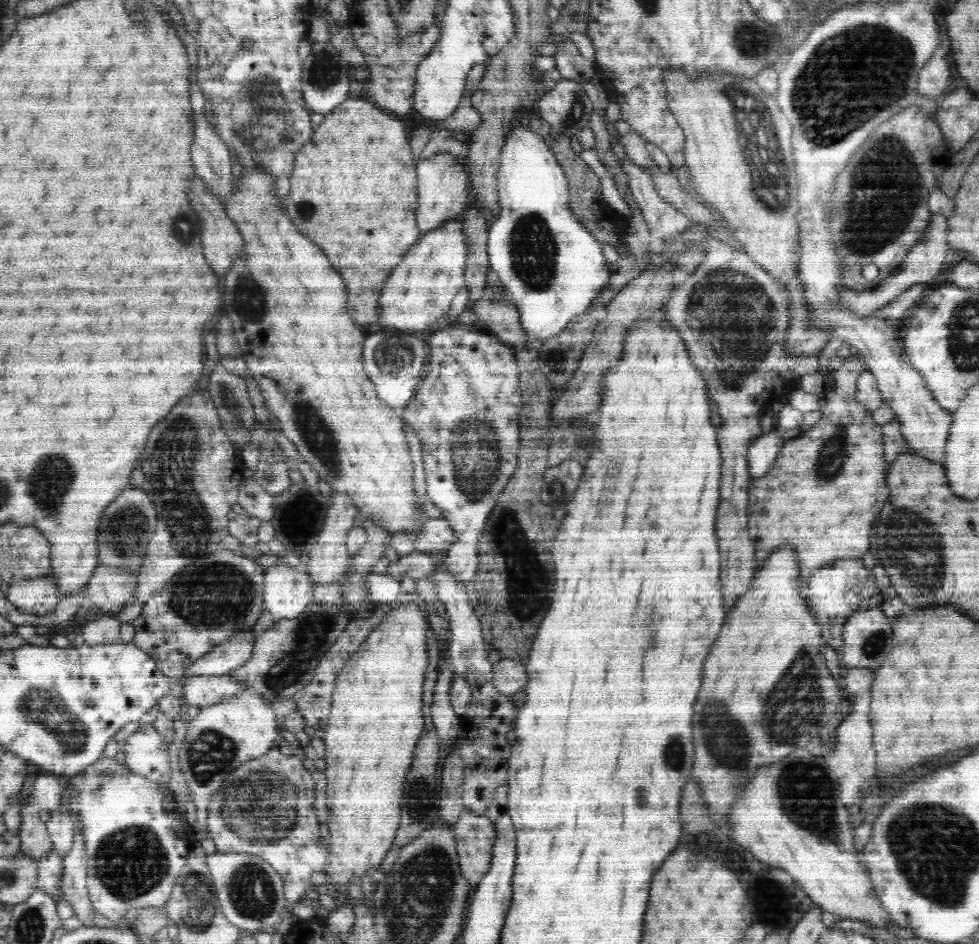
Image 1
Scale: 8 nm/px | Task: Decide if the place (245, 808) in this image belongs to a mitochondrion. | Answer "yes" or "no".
yes

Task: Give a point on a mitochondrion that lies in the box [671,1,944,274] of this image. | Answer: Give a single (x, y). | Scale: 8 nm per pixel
(866, 65)

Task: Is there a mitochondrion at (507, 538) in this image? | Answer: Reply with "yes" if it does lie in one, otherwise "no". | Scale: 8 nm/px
yes

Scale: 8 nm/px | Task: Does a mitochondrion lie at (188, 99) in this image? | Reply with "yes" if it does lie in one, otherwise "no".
no

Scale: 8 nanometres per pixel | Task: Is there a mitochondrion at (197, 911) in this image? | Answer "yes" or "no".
yes

